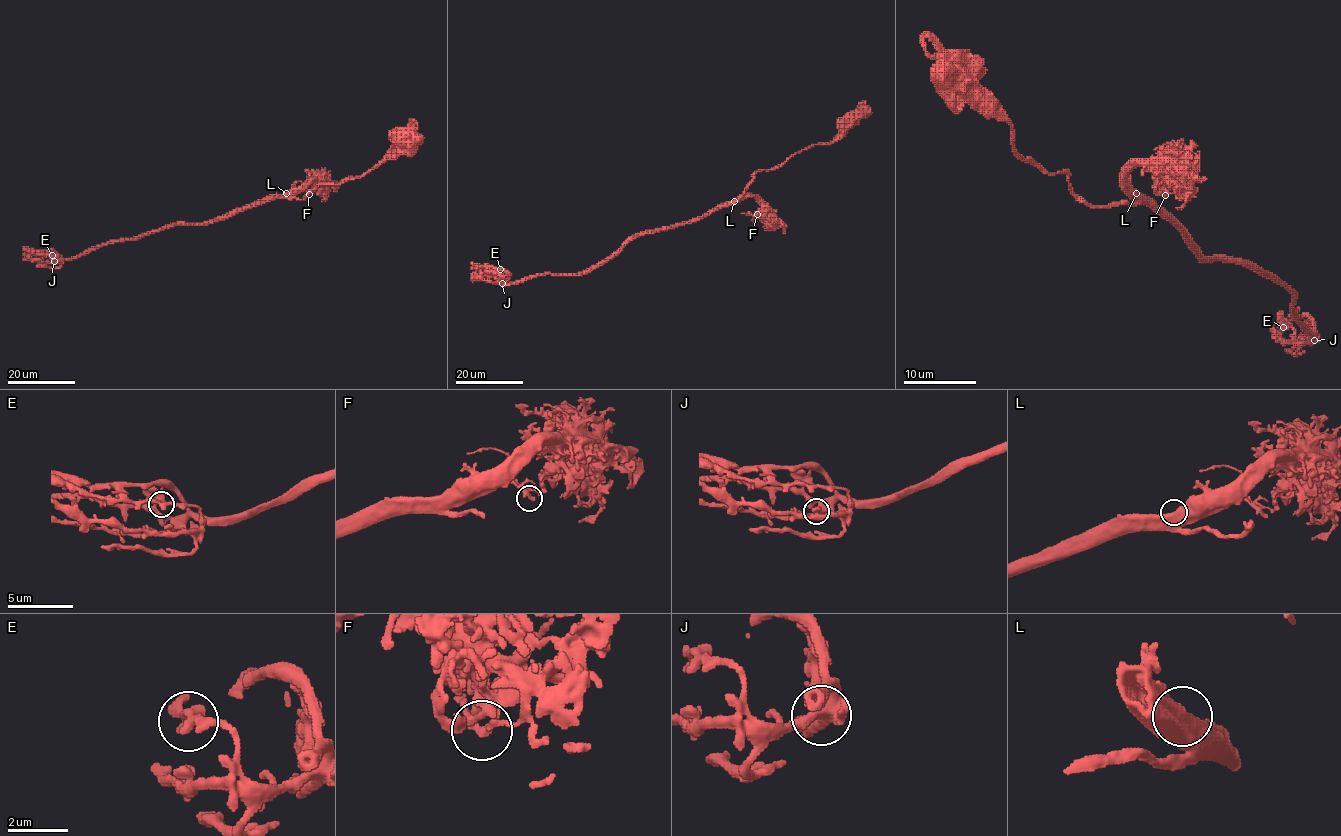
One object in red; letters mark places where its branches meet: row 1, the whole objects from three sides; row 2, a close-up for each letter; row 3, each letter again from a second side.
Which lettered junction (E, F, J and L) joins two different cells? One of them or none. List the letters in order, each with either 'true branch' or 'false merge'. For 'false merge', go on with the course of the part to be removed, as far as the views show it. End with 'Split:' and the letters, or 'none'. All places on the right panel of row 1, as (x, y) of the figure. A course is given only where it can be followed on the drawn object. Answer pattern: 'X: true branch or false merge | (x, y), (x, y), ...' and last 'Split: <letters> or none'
E: true branch
F: true branch
J: true branch
L: true branch
Split: none

